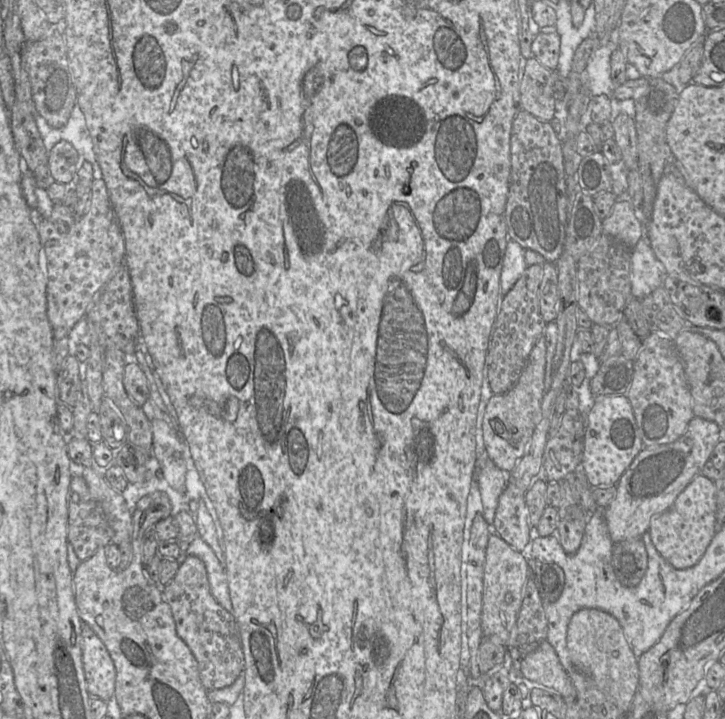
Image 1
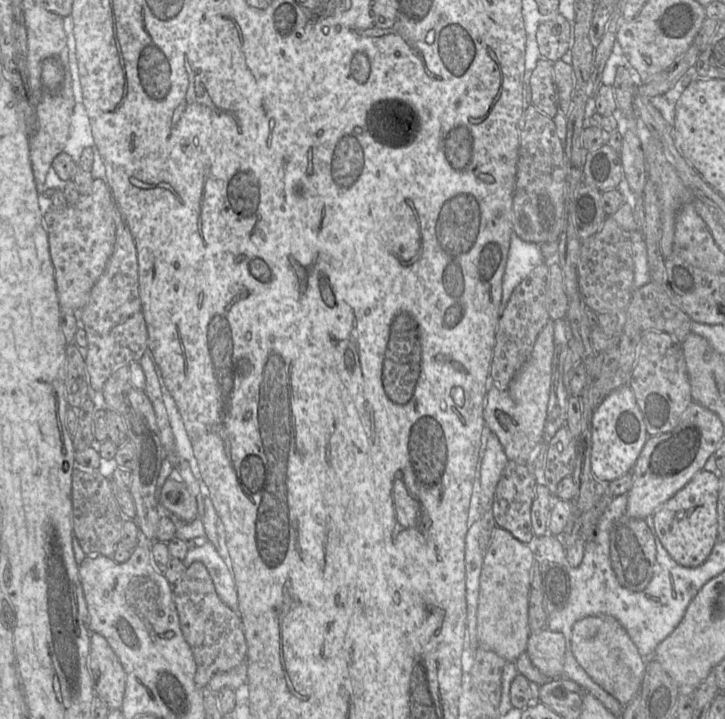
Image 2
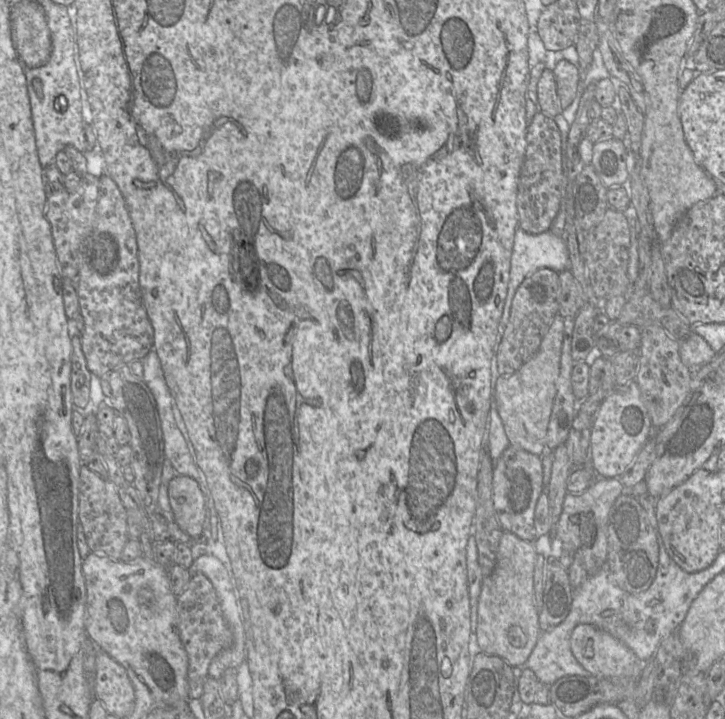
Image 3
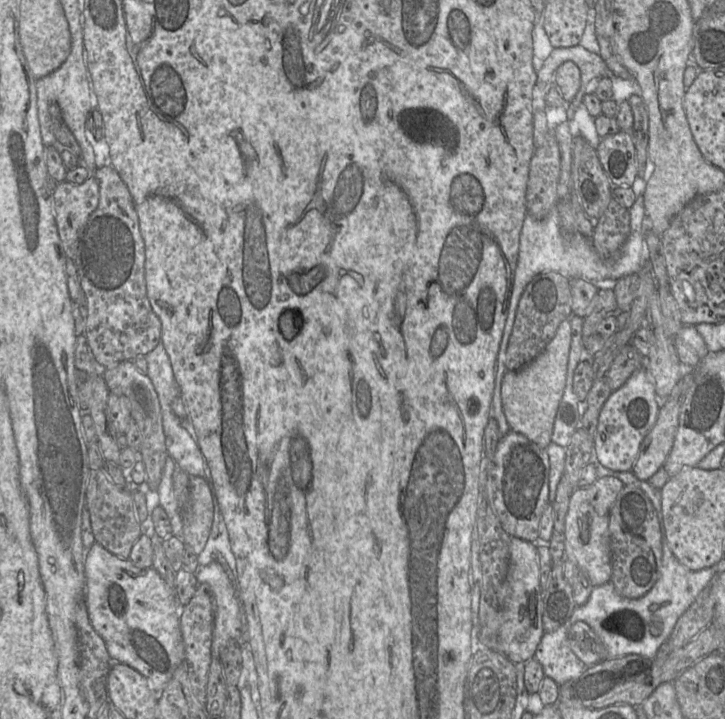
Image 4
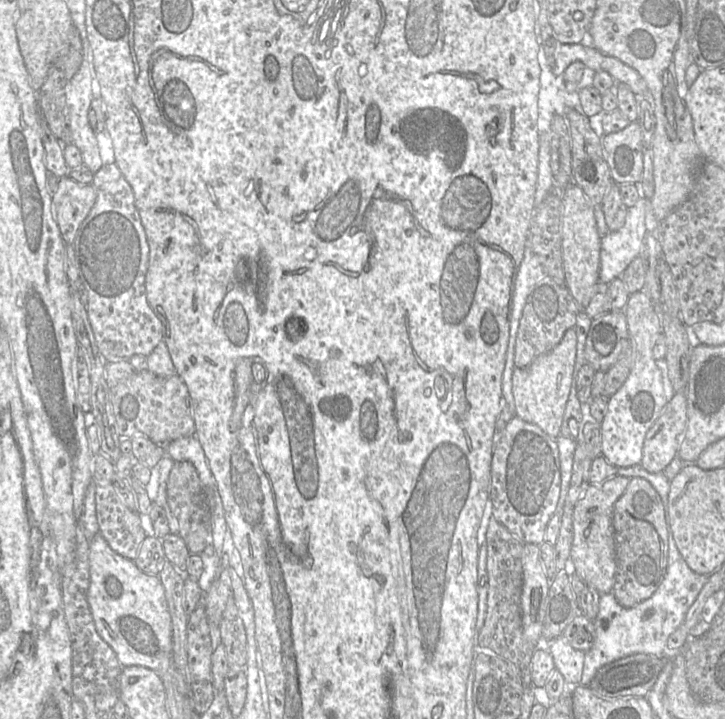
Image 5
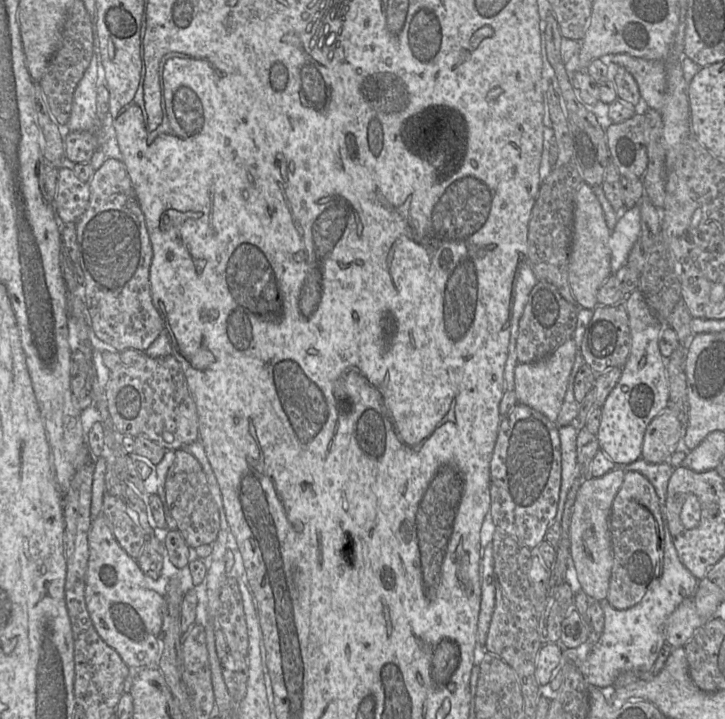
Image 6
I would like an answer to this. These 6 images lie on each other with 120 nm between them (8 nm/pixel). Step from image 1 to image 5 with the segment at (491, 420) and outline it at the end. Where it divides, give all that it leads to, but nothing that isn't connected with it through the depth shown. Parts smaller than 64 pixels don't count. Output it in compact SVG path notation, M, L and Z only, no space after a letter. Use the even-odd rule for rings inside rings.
M567 330L560 343L550 352L537 357L528 367L514 367L512 393L514 415L540 427L553 438L560 436L560 428L571 389L576 360L576 332Z

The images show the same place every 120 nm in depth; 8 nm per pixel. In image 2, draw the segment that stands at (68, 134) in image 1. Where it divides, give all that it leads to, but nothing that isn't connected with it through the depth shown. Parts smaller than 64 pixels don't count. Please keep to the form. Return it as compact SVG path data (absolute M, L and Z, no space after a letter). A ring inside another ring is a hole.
M80 84L79 89L76 89L76 95L73 85L72 90L75 103L71 115L69 137L63 151L69 154L73 161L77 163L83 149L93 147L94 138L90 120L83 104Z

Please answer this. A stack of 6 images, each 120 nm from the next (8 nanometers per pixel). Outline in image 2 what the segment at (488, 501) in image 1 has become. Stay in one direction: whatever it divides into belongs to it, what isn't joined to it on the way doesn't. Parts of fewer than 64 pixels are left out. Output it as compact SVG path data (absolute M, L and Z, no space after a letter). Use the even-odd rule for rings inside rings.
M491 432L480 469L480 490L485 497L494 499L496 487L508 461L499 439Z

